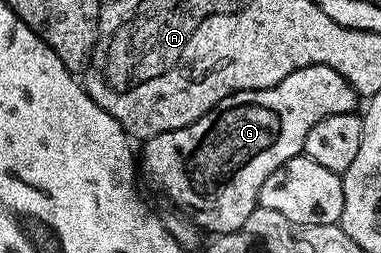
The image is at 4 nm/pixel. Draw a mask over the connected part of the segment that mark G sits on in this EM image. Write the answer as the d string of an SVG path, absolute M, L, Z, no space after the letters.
M308 65L291 75L287 75L287 79L275 83L275 87L244 89L238 93L227 95L227 99L223 99L215 107L211 107L211 111L207 111L199 119L195 119L195 123L191 123L187 127L179 127L175 131L167 131L163 135L155 135L149 138L148 141L140 146L139 161L143 169L143 164L145 164L145 169L149 172L150 179L178 205L174 206L184 216L188 217L198 229L209 235L220 235L230 233L231 231L239 231L239 227L243 227L243 223L247 223L247 215L251 215L251 211L259 208L259 191L263 187L263 183L267 183L267 175L271 175L279 167L283 167L283 163L287 163L287 159L302 156L305 140L307 139L307 131L311 131L311 127L315 127L315 123L319 123L319 119L327 119L327 115L343 115L344 113L354 112L358 108L356 106L357 101L359 102L359 94L349 86L347 79L343 79L343 75L339 75L339 71L335 71L326 65Z

